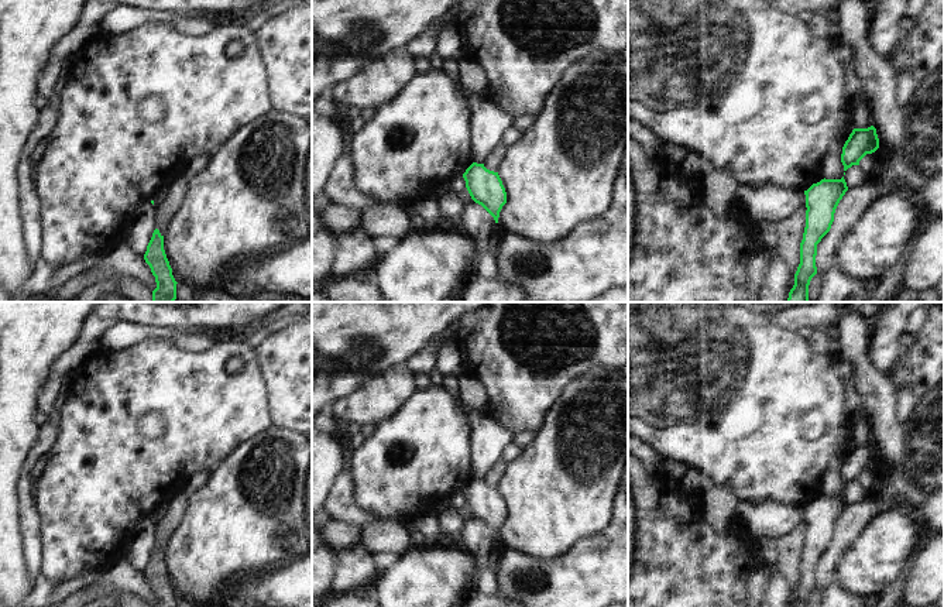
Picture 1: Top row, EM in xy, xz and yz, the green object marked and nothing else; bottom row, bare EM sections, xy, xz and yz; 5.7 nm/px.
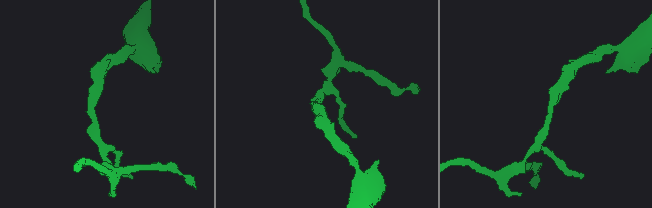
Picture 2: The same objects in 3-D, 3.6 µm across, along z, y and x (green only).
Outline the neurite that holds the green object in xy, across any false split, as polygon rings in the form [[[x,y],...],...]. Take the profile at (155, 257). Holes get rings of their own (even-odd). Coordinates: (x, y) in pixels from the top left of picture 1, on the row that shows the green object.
[[[158,229],[152,233],[144,260],[150,265],[157,282],[157,288],[152,291],[152,302],[174,302],[176,299],[178,282],[172,275],[172,268],[164,250],[164,236]]]

